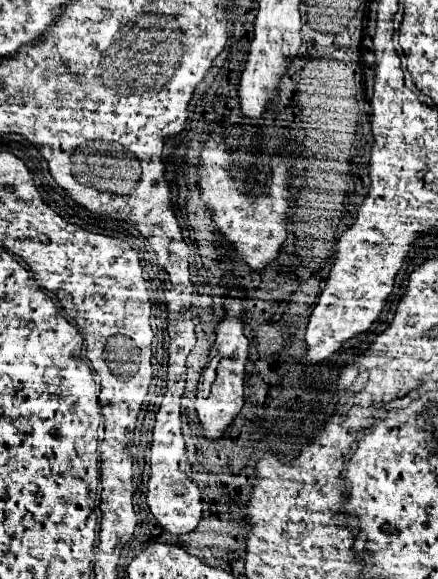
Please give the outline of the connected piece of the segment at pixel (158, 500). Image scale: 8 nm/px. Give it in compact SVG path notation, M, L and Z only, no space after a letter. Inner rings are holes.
M182 437L178 443L174 439L172 443L152 445L150 477L147 486L147 493L150 493L148 507L150 507L152 515L156 517L156 521L172 535L182 535L182 533L194 531L200 521L200 515L202 515L202 495L200 495L198 485L190 479L190 472L192 472L192 466L188 462Z

